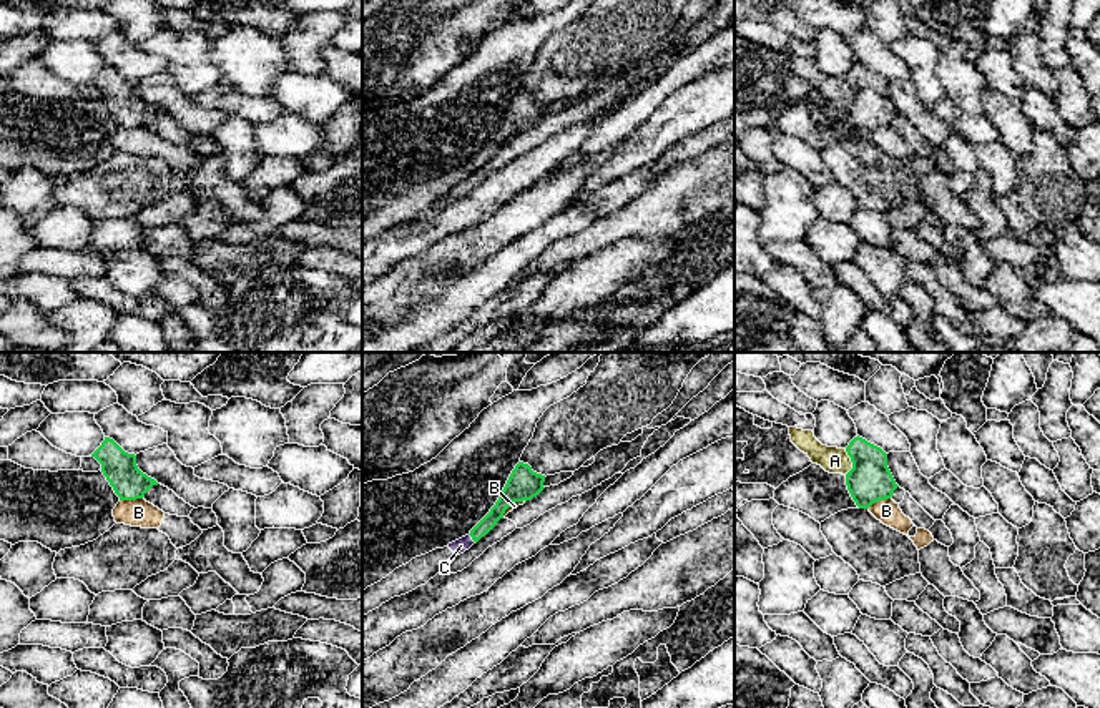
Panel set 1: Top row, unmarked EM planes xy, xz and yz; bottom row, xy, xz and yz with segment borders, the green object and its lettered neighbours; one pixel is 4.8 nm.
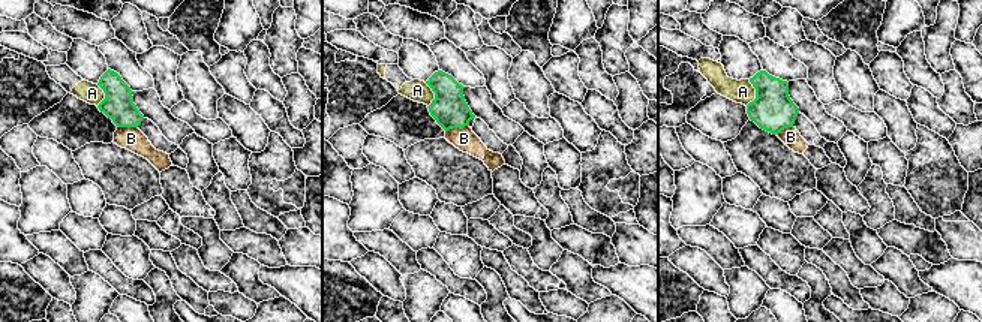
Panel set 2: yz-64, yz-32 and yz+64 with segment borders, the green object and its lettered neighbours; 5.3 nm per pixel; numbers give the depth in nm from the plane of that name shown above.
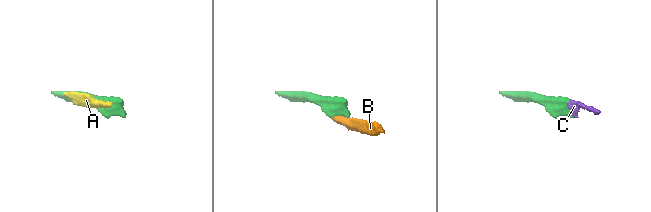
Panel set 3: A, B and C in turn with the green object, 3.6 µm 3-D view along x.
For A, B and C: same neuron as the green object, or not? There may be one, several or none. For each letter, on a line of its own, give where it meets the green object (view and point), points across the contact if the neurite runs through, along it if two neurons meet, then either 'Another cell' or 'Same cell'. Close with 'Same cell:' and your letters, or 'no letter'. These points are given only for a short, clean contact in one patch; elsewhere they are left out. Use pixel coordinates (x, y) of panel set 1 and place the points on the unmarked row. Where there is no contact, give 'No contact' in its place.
A: Touches green at yz (851, 88). Another cell
B: Touches green at xy (130, 127). Boundary: xy (142, 125), (120, 128). Another cell
C: Touches green at xz (472, 167). Path across: xz (505, 127), (472, 167), (461, 173). Same cell
Same cell: C

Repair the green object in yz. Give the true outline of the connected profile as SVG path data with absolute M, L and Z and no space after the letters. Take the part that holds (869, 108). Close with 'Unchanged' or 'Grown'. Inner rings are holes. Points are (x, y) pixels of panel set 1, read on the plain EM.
M862 65L846 75L852 96L846 101L847 118L859 136L891 126L899 115L887 95L887 81Z. Unchanged

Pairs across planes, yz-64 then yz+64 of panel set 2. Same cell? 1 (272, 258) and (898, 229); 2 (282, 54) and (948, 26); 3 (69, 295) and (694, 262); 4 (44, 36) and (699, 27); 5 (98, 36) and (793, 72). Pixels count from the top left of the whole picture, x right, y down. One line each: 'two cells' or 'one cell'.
1: one cell
2: one cell
3: one cell
4: one cell
5: two cells

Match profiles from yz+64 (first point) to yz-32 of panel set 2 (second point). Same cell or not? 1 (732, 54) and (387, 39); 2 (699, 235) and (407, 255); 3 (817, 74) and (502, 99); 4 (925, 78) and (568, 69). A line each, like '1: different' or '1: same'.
1: different
2: same
3: same
4: different

